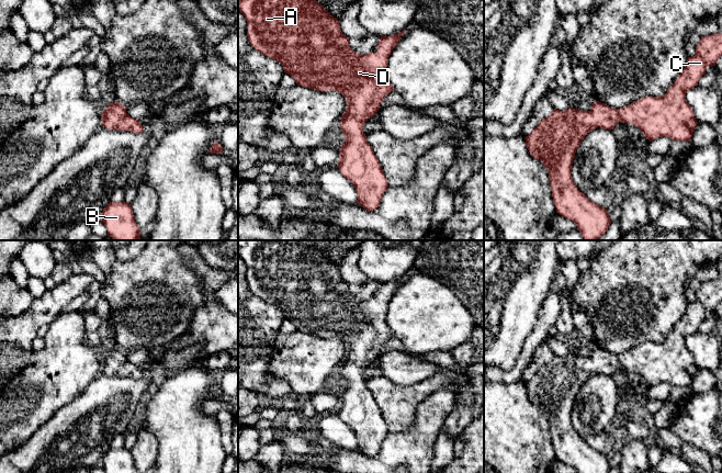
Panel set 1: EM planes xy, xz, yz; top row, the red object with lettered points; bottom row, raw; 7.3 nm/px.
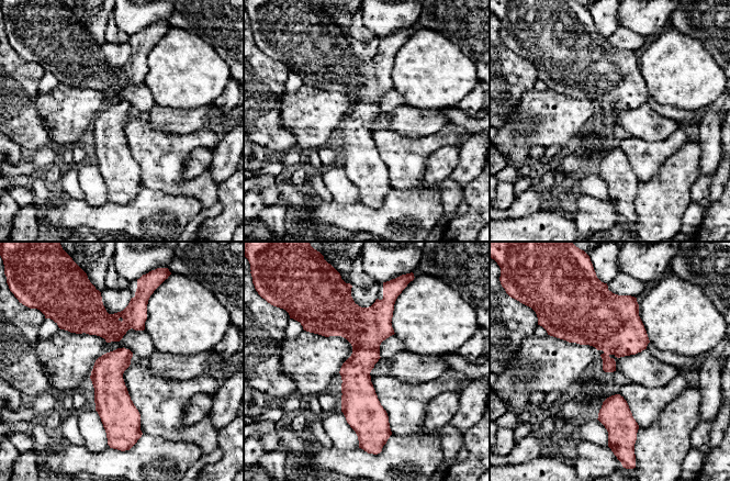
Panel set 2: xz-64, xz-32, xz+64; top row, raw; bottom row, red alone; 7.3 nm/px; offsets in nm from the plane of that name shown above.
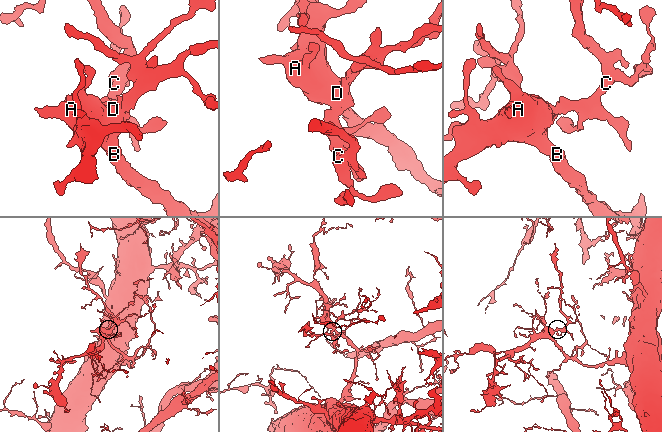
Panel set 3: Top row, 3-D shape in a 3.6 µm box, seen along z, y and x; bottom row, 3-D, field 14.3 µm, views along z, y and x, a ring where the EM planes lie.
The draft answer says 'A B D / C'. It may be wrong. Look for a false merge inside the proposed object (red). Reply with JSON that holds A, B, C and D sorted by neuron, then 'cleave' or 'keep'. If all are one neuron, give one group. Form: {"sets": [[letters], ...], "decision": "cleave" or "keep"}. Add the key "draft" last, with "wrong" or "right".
{"sets": [["A", "B", "C", "D"]], "decision": "keep", "draft": "wrong"}

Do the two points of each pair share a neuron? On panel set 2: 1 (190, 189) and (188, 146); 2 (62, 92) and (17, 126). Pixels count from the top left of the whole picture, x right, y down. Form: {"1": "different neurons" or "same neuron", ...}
{"1": "same neuron", "2": "different neurons"}

